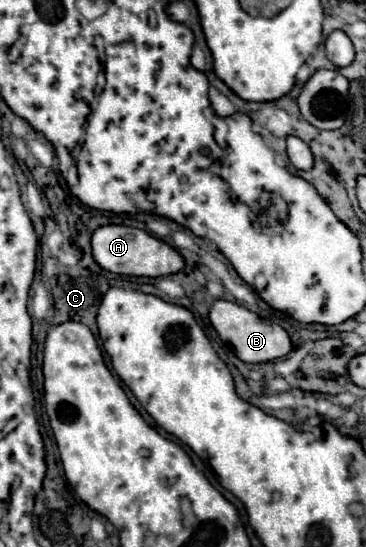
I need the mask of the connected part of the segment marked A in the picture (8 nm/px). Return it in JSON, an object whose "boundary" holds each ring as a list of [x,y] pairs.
{"boundary":[[[124,225],[98,227],[92,233],[92,257],[102,269],[110,273],[136,275],[136,277],[164,277],[164,275],[178,273],[184,267],[184,259],[168,243],[148,235],[146,231],[124,227]]]}

